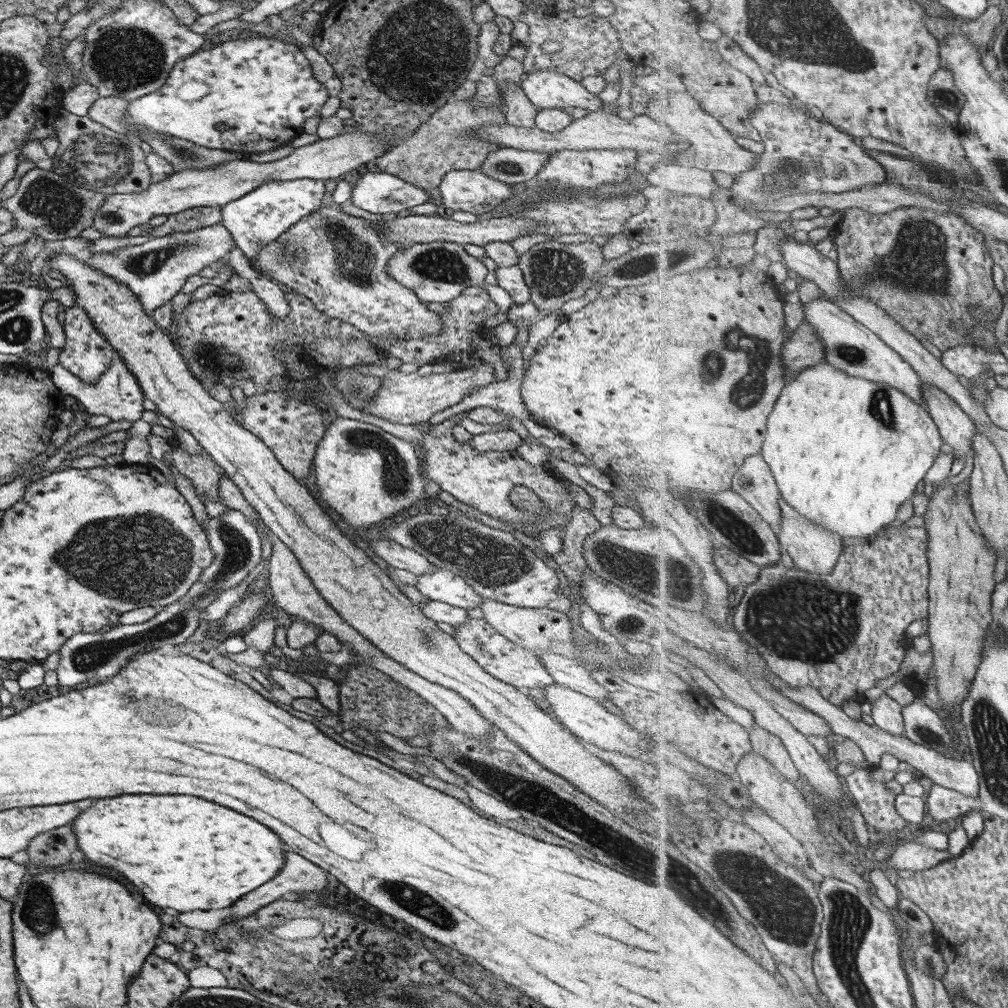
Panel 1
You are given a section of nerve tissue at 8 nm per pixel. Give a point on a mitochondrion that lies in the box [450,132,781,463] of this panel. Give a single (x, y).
(747, 393)

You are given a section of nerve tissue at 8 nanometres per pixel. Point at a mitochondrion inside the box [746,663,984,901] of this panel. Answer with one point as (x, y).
(934, 739)

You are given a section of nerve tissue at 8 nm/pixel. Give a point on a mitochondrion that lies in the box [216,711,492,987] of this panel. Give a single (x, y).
(414, 900)

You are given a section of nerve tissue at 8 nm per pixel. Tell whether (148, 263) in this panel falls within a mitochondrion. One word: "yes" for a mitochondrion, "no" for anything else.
yes

